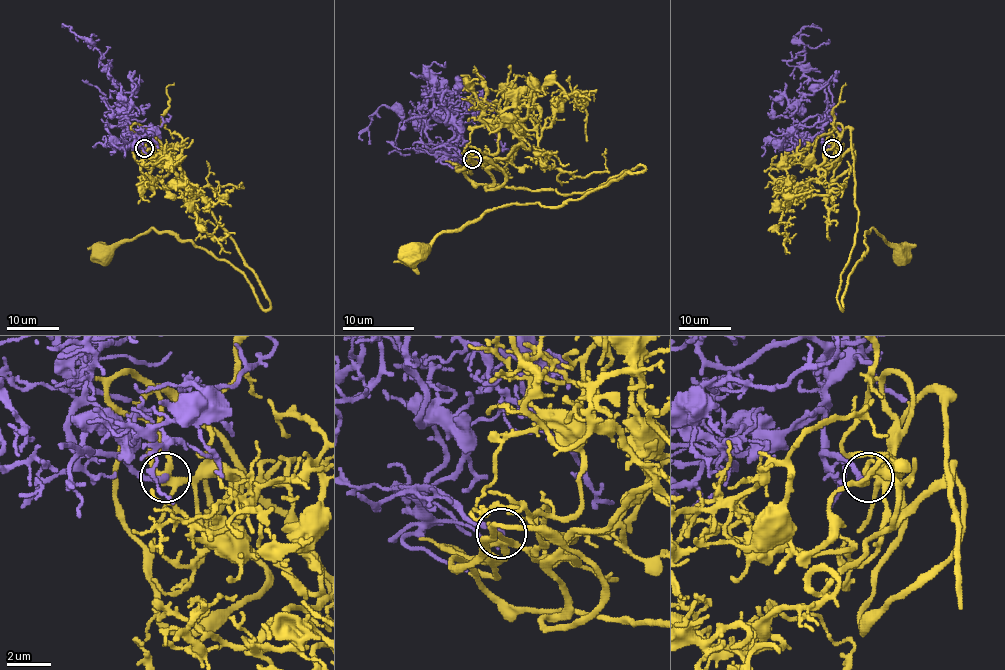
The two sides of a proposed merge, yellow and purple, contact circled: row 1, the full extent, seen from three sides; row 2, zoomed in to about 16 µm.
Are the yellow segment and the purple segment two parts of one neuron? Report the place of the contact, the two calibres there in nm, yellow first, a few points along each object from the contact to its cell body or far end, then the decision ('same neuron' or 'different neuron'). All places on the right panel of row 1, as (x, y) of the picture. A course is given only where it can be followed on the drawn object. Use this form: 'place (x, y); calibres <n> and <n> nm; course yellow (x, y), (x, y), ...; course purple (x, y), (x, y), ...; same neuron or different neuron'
place (832, 148); calibres 240 and 280 nm; course yellow (833, 148), (839, 157), (851, 149), (857, 210), (839, 307), (866, 233), (902, 255); course purple (833, 148), (822, 141), (831, 92), (825, 80), (804, 74), (804, 44), (794, 36), (807, 26), (821, 31); same neuron

